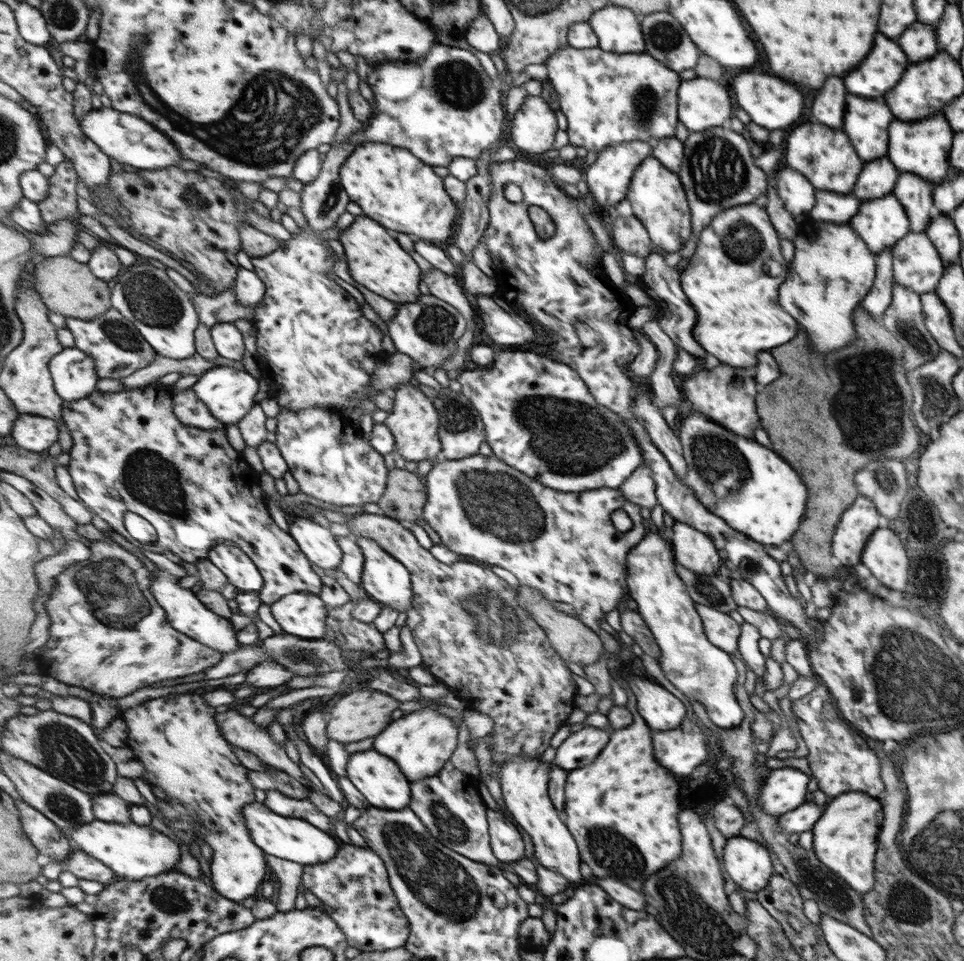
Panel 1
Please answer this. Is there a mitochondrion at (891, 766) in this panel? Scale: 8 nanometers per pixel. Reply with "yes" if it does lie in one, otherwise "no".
no

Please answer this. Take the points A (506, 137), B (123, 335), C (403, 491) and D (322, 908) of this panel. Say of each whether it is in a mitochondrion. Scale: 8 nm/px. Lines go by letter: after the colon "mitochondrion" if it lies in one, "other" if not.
A: other
B: mitochondrion
C: other
D: other

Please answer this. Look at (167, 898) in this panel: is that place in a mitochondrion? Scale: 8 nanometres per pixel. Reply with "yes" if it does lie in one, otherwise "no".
yes

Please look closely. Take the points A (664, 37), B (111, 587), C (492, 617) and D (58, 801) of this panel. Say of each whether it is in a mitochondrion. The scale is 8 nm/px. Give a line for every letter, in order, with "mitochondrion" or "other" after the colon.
A: mitochondrion
B: mitochondrion
C: mitochondrion
D: mitochondrion

